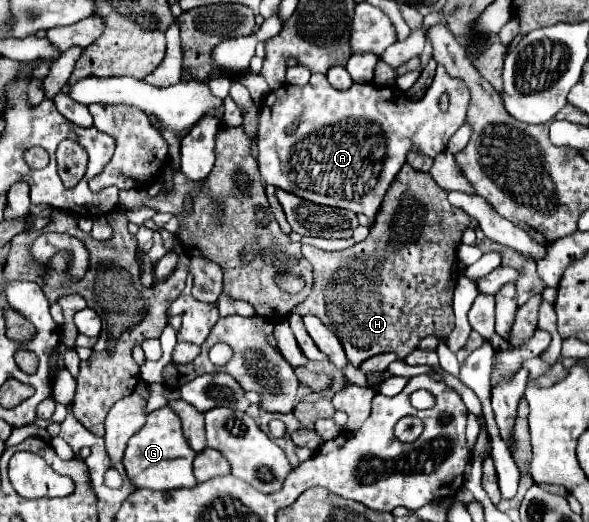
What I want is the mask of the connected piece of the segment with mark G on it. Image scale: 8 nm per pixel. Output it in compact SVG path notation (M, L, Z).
M161 407L149 413L147 423L141 427L141 431L137 431L133 439L129 439L123 465L125 465L129 481L137 489L145 487L145 489L167 491L167 489L181 489L181 487L197 485L193 477L193 467L191 467L193 459L195 459L195 451L189 447L189 443L185 443L179 417L169 407Z

